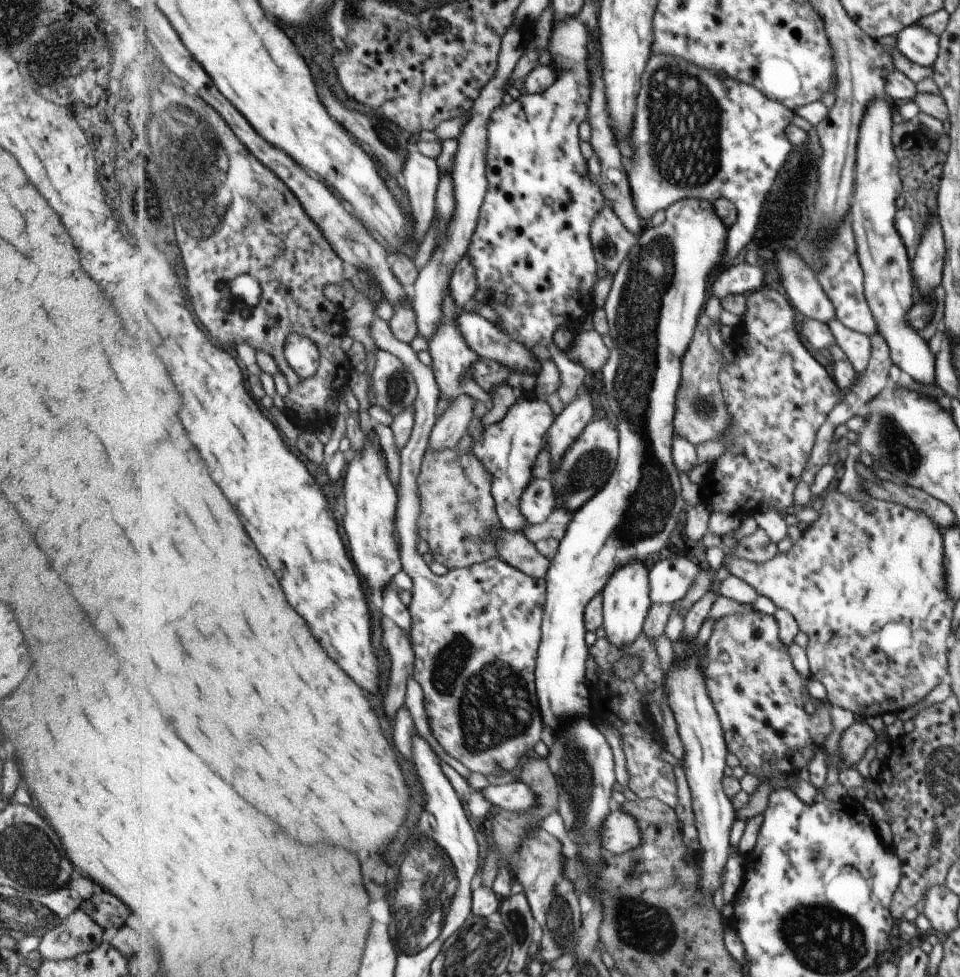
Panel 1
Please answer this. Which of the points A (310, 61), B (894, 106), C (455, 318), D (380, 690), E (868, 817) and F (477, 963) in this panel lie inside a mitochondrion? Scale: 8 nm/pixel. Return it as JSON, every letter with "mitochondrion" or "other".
{"A":"other","B":"other","C":"other","D":"other","E":"other","F":"mitochondrion"}

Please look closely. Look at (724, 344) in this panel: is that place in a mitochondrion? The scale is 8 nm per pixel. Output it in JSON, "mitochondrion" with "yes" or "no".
{"mitochondrion":"no"}

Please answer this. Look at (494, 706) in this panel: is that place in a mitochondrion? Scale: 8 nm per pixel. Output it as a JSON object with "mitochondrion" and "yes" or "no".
{"mitochondrion":"yes"}

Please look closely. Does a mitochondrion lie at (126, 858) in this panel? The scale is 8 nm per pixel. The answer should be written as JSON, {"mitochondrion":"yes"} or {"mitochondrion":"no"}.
{"mitochondrion":"no"}

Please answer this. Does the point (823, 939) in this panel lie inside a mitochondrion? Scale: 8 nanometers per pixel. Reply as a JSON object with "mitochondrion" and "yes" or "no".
{"mitochondrion":"yes"}

